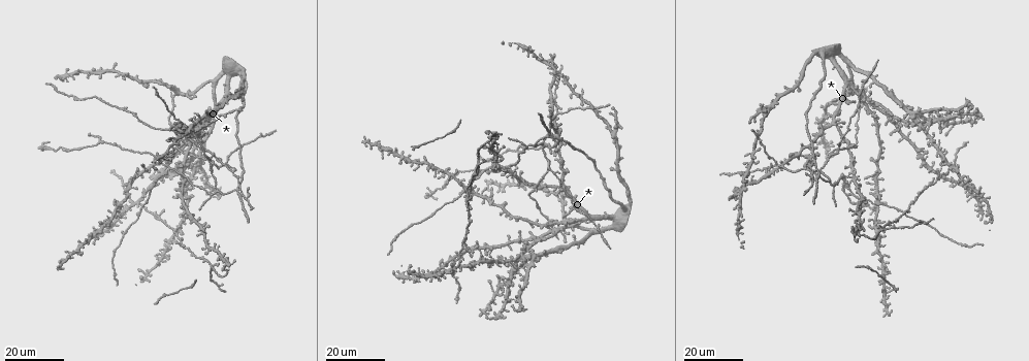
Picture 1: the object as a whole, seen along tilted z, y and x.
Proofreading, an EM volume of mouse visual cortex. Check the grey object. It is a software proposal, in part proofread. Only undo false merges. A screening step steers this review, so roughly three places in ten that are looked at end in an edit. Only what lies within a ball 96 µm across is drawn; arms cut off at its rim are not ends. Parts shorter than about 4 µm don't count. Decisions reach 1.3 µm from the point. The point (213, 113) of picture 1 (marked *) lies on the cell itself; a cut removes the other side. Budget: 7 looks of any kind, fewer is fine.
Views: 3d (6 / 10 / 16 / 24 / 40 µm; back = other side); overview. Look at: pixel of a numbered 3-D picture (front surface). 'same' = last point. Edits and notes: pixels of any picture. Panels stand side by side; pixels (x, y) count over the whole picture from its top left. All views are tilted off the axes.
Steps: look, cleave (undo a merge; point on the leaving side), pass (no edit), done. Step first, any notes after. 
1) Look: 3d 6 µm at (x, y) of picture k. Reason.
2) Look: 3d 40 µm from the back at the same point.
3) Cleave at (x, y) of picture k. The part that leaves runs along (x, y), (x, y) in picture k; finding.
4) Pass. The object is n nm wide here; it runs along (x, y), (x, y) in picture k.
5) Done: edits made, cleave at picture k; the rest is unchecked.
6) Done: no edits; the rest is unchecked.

Look: 3d 16 µm at (180, 244) of picture 1. Four-way junction.

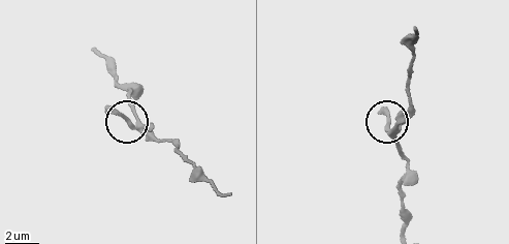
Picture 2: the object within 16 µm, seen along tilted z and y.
Look: 3d 10 µm at (139, 128) of picture 2. Zoom in.

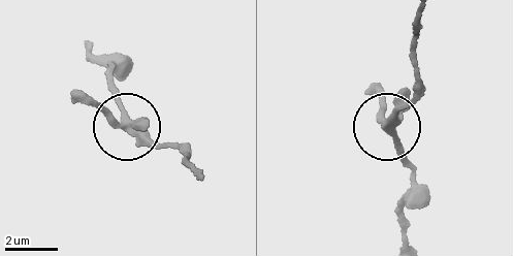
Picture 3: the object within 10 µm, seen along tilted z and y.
Pass. 4 arms meet here; all the same cell.

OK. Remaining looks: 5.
Look: 3d 24 µm at (132, 205) of picture 1.

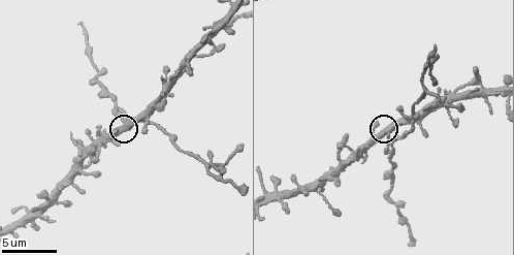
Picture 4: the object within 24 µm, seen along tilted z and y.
Look: 3d 6 µm at (122, 122) of picture 4.

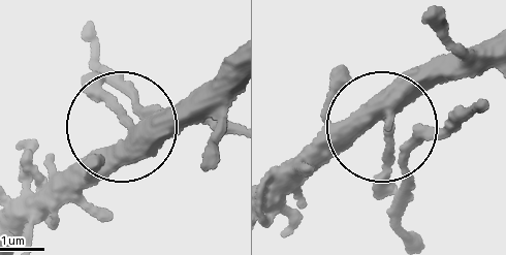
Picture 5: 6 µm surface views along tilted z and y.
Pass. The object is 350 nm wide here; it runs along (233, 62), (26, 200) in picture 5; one cell here.

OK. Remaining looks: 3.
Look: 3d 24 µm at (953, 123) of picture 1. Looks like a crossing.

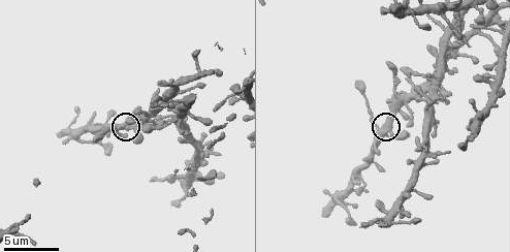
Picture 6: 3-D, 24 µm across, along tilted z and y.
Look: 3d 6 µm at (115, 126) of picture 6.

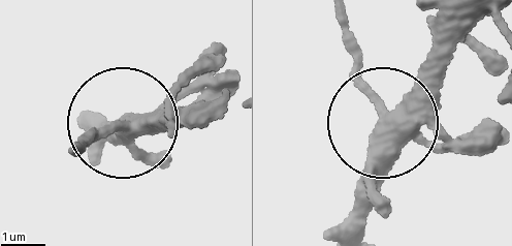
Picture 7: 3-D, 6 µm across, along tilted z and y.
Look: 3d 6 µm from the back at (125, 124) of picture 7. Other side.

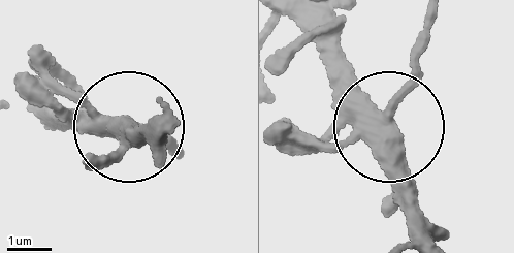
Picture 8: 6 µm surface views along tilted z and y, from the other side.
Pass. The object is 340 nm wide here; it runs along (341, 16), (357, 82), (390, 114), (426, 26) in picture 8; all the same cell.

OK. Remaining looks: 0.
Done: no edits; the rest is unchecked.

